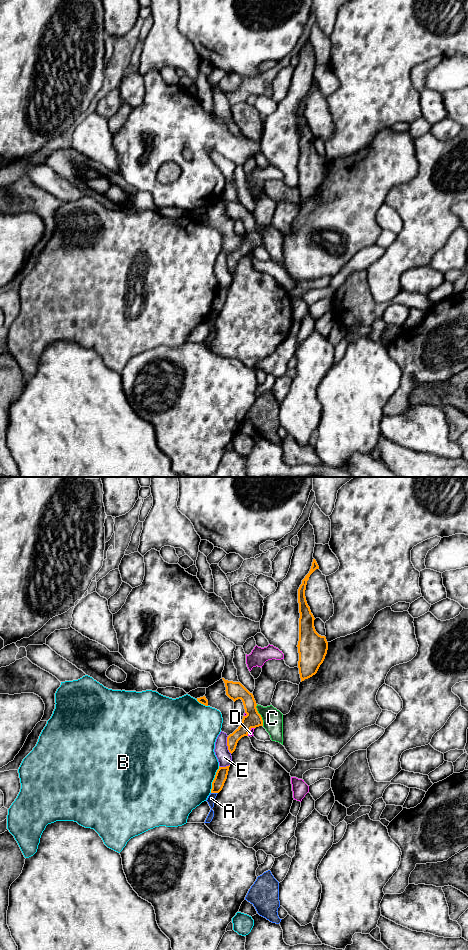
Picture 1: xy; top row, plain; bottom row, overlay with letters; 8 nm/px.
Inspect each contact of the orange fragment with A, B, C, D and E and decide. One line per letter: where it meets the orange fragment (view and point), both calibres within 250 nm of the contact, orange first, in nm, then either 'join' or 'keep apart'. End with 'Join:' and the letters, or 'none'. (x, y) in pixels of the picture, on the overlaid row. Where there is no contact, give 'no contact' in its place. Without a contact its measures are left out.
A: contact xy (214, 792); calibres 100 and 60 nm; keep apart
B: contact xy (214, 779); calibres 100 and 480 nm; keep apart
C: contact xy (260, 715); calibres 140 and 160 nm; keep apart
D: contact xy (249, 730); calibres 140 and 40 nm; keep apart
E: contact xy (227, 745); calibres 110 and 120 nm; keep apart
Join: none

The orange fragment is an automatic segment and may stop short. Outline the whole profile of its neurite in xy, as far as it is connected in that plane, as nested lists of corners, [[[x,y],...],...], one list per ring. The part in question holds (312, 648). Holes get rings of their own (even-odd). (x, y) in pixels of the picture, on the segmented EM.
[[[313,559],[309,573],[302,580],[302,584],[298,589],[298,603],[299,603],[299,641],[298,653],[299,661],[298,668],[301,682],[315,675],[323,663],[328,650],[328,642],[325,636],[319,635],[314,627],[314,616],[311,613],[310,607],[307,604],[305,597],[305,590],[307,581],[310,575],[319,566],[315,559]]]

